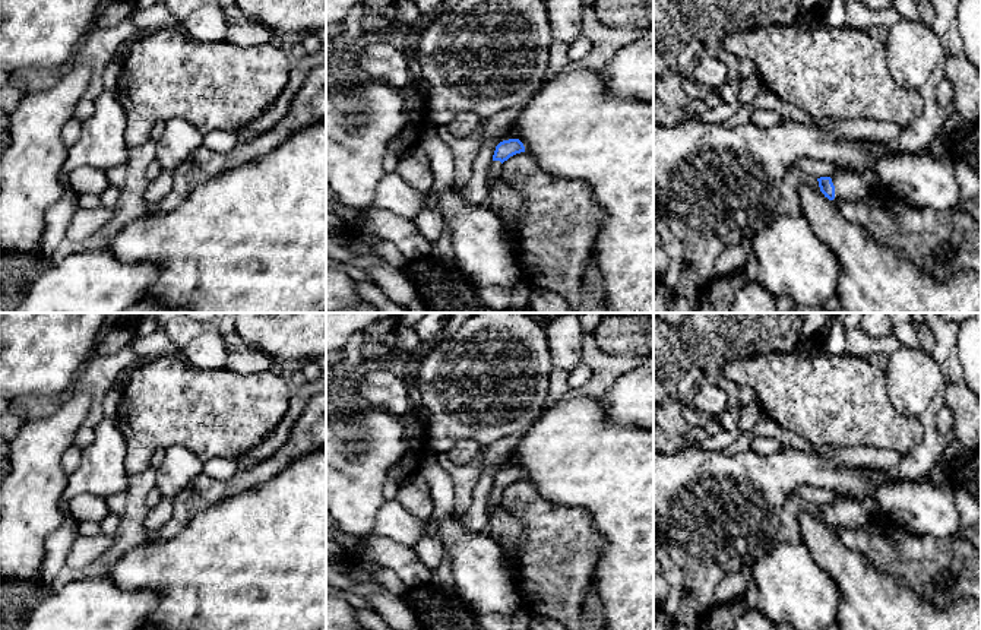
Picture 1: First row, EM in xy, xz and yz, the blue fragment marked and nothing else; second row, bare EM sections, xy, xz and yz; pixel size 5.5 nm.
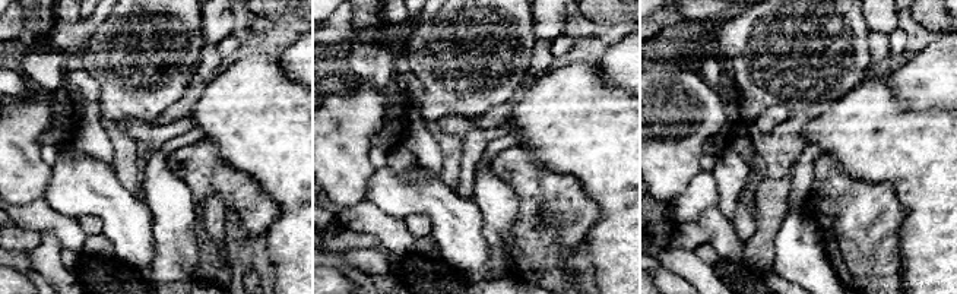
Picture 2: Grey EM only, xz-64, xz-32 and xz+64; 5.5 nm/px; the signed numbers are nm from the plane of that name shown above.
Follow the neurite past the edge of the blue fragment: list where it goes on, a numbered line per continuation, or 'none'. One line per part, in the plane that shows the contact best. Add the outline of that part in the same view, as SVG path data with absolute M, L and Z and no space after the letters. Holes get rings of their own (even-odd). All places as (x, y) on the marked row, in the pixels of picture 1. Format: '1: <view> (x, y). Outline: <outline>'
1: yz (850, 186). Outline: M839 171L830 178L835 186L835 203L838 203L839 200L863 200L870 194L873 189L876 189L880 184L876 171L868 171L864 174L852 171Z

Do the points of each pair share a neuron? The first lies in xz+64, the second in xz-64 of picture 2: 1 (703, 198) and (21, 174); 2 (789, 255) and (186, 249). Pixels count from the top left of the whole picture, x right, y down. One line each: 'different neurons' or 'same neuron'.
1: different neurons
2: different neurons

